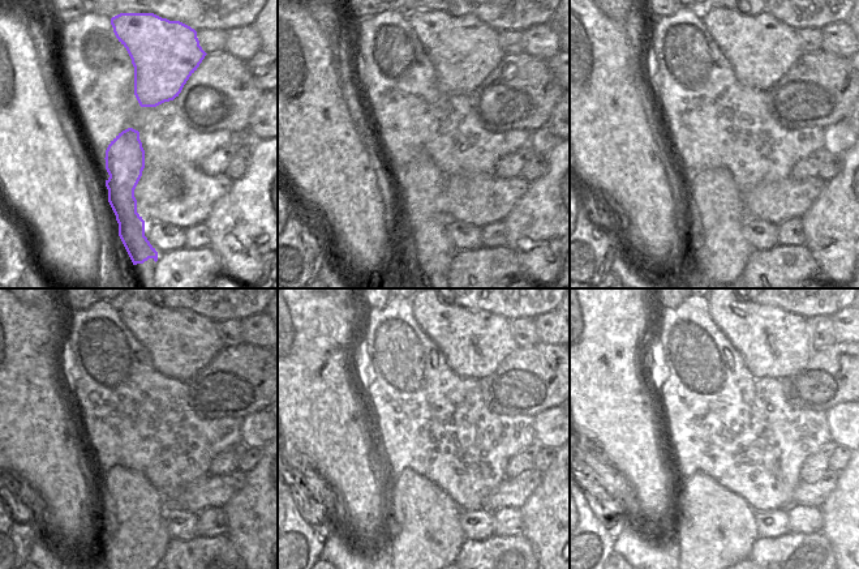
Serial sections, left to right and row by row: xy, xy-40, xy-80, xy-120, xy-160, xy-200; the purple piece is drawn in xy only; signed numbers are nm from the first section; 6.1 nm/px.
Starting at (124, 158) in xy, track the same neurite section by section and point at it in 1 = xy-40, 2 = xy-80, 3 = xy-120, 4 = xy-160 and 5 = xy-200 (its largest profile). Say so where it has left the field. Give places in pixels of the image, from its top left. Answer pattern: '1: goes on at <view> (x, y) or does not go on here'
1: goes on at xy-40 (420, 183)
2: goes on at xy-80 (720, 252)
3: goes on at xy-120 (133, 538)
4: goes on at xy-160 (425, 535)
5: goes on at xy-200 (716, 529)

